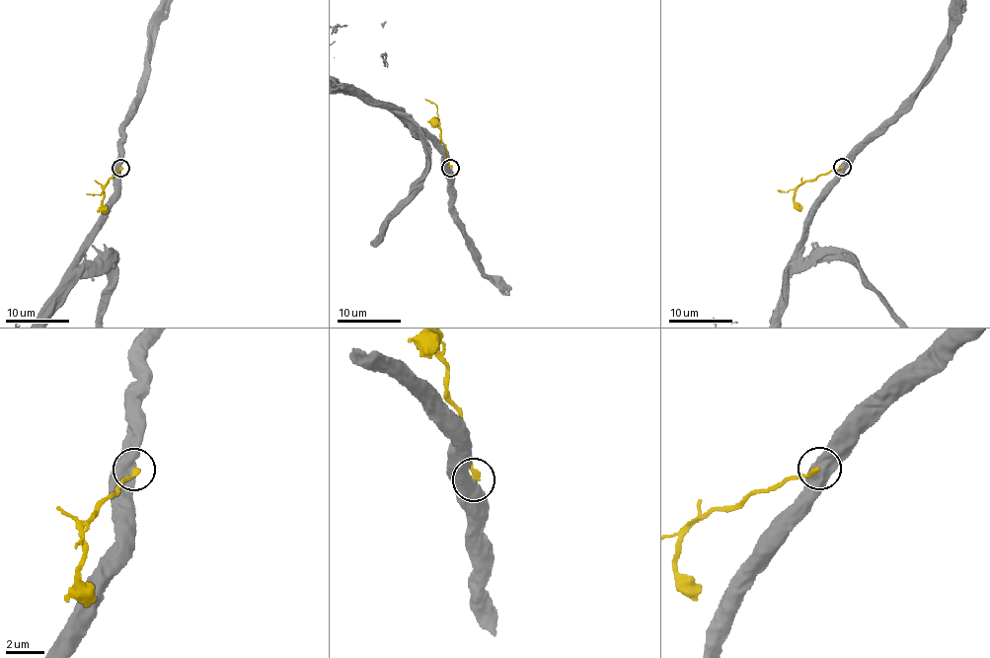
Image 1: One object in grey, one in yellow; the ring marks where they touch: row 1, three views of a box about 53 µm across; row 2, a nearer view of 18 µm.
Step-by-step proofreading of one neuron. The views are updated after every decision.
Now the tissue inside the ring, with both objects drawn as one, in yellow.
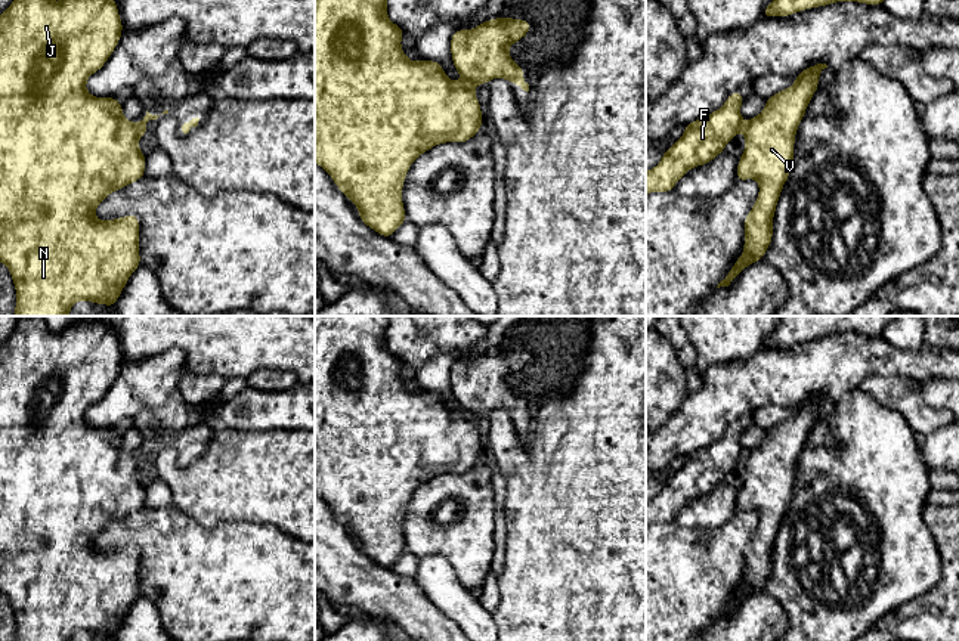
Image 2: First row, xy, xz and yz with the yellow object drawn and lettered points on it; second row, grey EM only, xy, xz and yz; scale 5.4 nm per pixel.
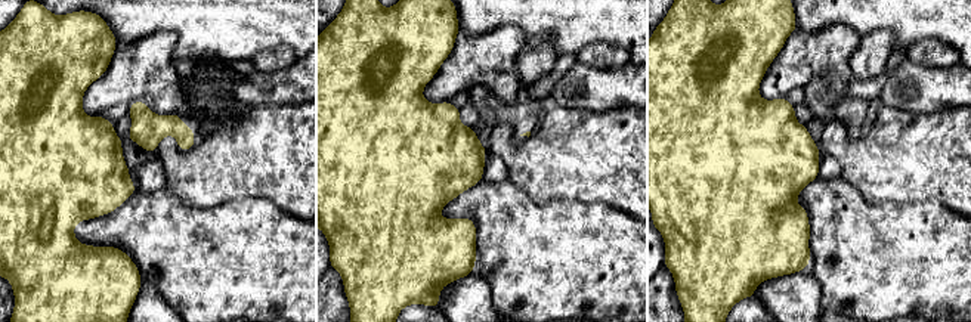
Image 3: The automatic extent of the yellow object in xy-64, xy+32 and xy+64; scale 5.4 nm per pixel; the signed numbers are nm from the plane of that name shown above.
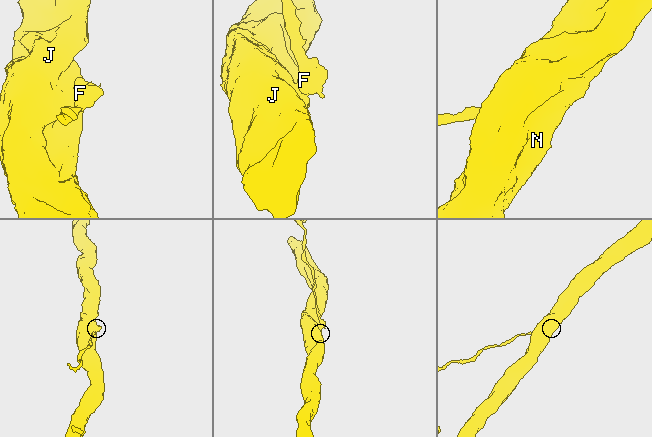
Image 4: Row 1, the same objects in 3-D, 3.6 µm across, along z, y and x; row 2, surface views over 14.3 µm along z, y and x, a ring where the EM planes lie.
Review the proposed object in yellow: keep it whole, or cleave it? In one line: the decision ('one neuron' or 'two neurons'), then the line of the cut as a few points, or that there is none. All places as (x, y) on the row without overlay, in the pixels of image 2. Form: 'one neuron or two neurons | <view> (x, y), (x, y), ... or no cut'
two neurons | xy (138, 454), (145, 465)

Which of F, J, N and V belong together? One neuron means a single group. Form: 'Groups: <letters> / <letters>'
Groups: F / J N V

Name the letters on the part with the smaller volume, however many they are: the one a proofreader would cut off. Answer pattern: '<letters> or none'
F

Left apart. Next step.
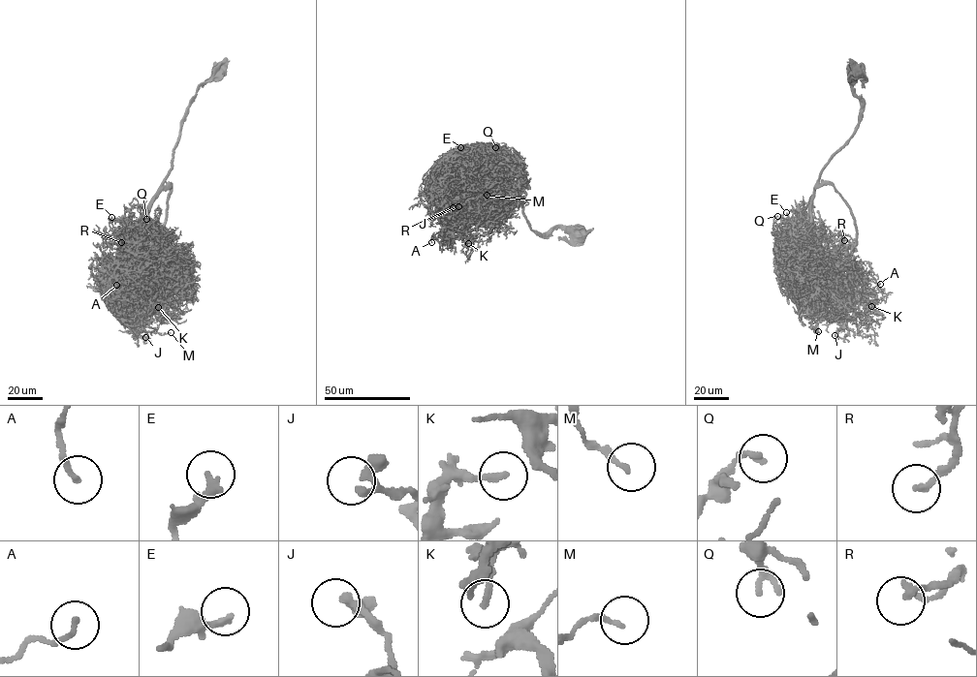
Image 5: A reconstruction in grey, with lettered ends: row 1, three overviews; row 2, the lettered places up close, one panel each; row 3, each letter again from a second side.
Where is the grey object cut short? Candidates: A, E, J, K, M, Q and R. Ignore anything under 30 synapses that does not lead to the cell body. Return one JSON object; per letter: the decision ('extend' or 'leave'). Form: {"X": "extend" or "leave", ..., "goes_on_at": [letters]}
{"A": "leave", "E": "leave", "J": "leave", "K": "leave", "M": "leave", "Q": "leave", "R": "leave", "goes_on_at": []}

